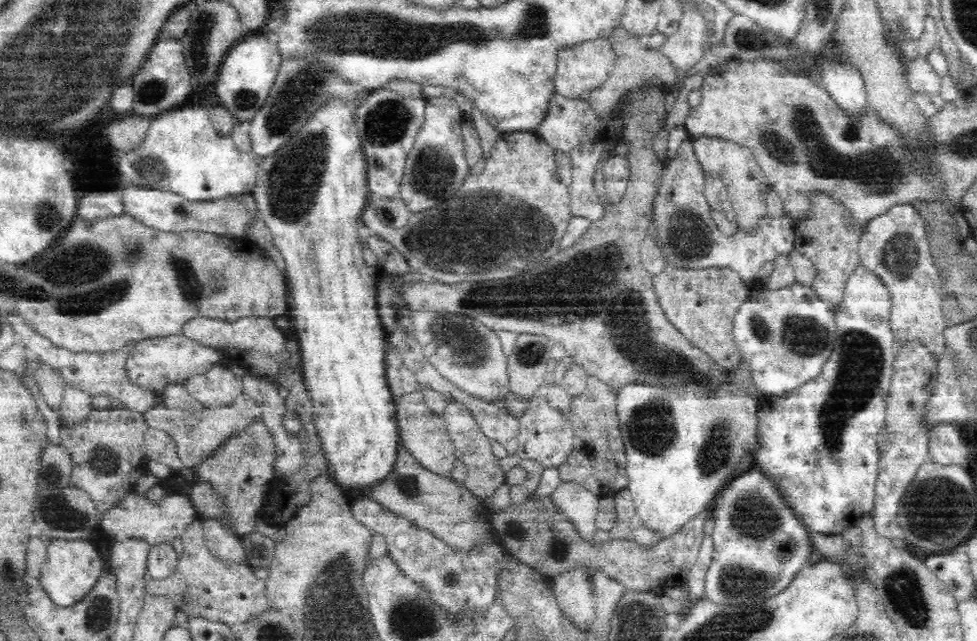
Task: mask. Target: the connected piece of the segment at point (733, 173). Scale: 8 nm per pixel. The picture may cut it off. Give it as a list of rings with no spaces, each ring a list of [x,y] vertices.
[[[696,137],[692,141],[693,152],[698,164],[706,170],[711,170],[719,175],[728,184],[731,199],[734,202],[739,228],[748,228],[750,224],[767,211],[766,194],[769,192],[769,180],[764,171],[756,162],[752,149],[742,146],[734,141],[722,141],[709,137]]]

